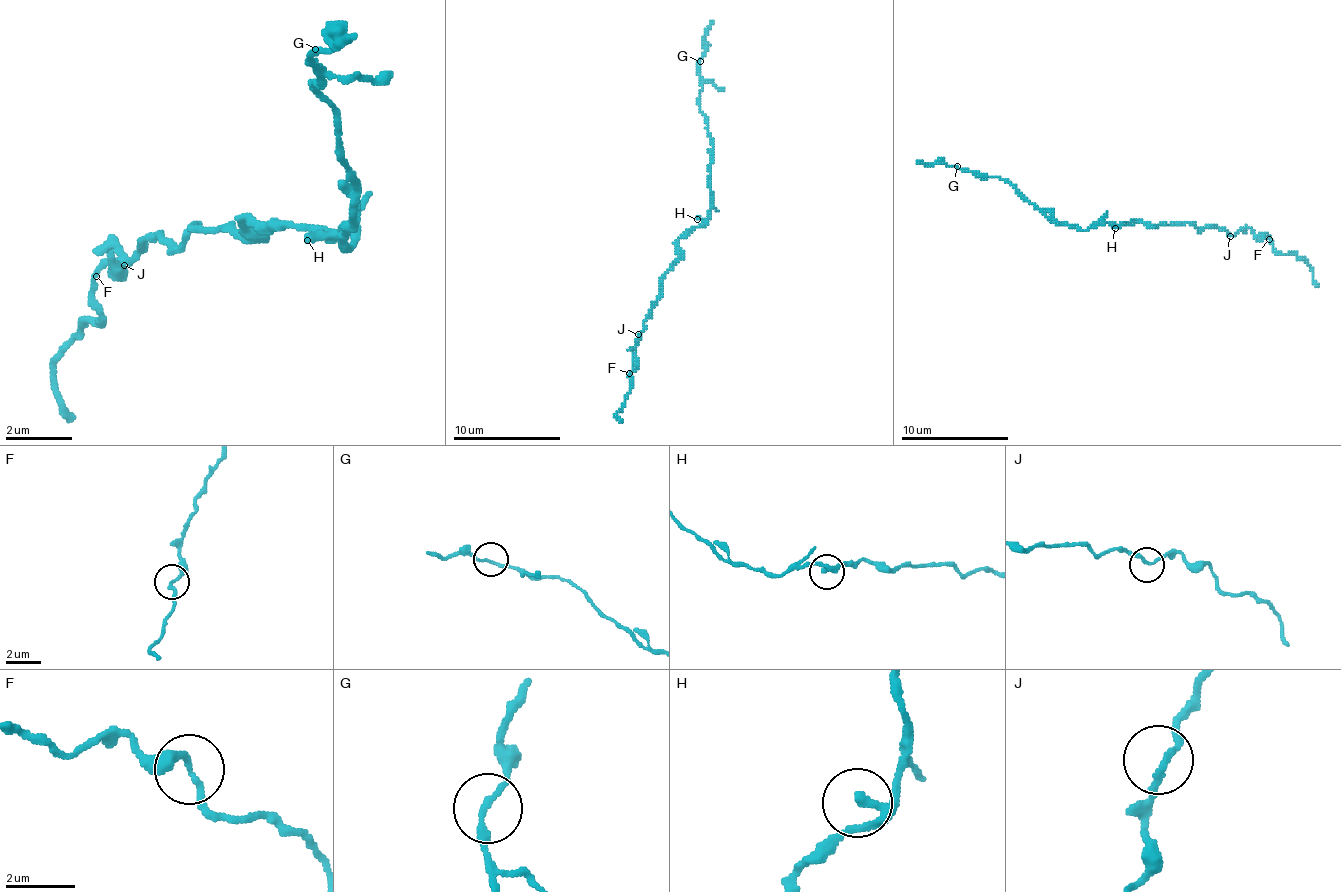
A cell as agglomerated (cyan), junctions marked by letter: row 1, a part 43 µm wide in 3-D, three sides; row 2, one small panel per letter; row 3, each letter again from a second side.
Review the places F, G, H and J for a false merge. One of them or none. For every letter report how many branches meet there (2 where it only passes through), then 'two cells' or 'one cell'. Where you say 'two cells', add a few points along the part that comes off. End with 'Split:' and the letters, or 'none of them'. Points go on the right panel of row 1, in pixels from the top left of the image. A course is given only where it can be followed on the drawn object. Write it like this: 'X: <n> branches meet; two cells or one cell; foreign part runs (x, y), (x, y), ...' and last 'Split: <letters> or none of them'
F: 2 branches meet; one cell
G: 2 branches meet; one cell
H: 2 branches meet; one cell
J: 2 branches meet; one cell
Split: none of them

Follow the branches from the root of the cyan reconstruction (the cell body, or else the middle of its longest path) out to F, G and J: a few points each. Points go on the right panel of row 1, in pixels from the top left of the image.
F: (1126, 222), (1152, 225), (1192, 222), (1198, 228), (1216, 228), (1233, 236), (1249, 228), (1257, 236), (1270, 238)
G: (1126, 222), (1091, 225), (1085, 230), (1075, 225), (1059, 225), (1051, 222), (1005, 179), (978, 177), (957, 166)
J: (1126, 222), (1152, 225), (1192, 222), (1198, 228), (1216, 228), (1230, 236)

